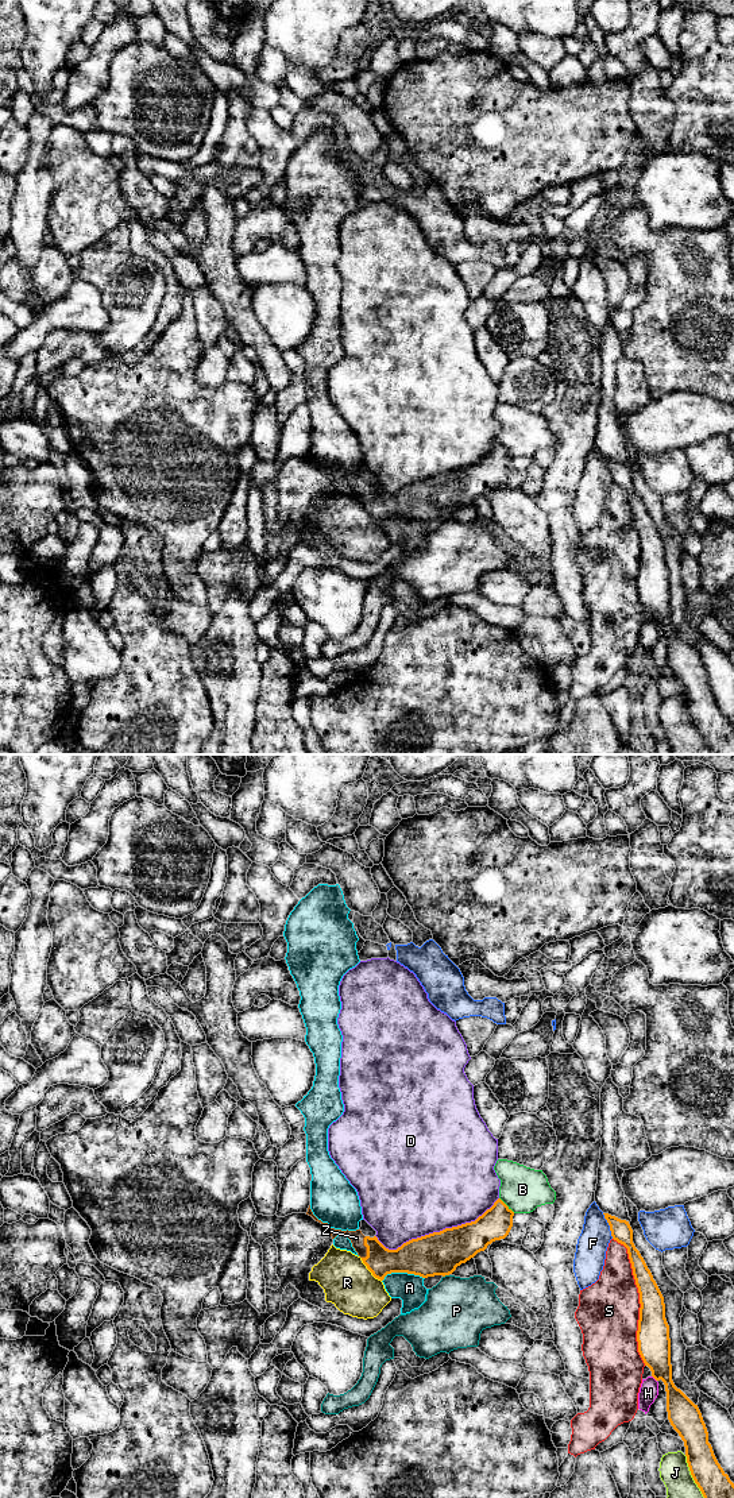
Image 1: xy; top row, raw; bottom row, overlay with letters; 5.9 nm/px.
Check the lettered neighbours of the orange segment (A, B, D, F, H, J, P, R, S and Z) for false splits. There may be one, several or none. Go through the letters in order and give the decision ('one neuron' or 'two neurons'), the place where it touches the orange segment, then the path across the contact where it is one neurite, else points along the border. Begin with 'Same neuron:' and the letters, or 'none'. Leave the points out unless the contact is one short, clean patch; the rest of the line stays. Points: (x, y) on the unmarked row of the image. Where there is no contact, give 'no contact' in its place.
Same neuron: Z
A: two neurons | xy (402, 516)
B: two neurons | xy (506, 450)
D: two neurons | xy (437, 477)
F: two neurons | xy (609, 468)
H: two neurons | xy (653, 621)
J: two neurons | xy (695, 726)
P: two neurons | xy (445, 518)
R: two neurons | xy (369, 513)
S: two neurons | xy (640, 544)
Z: one neuron | xy (367, 493)

